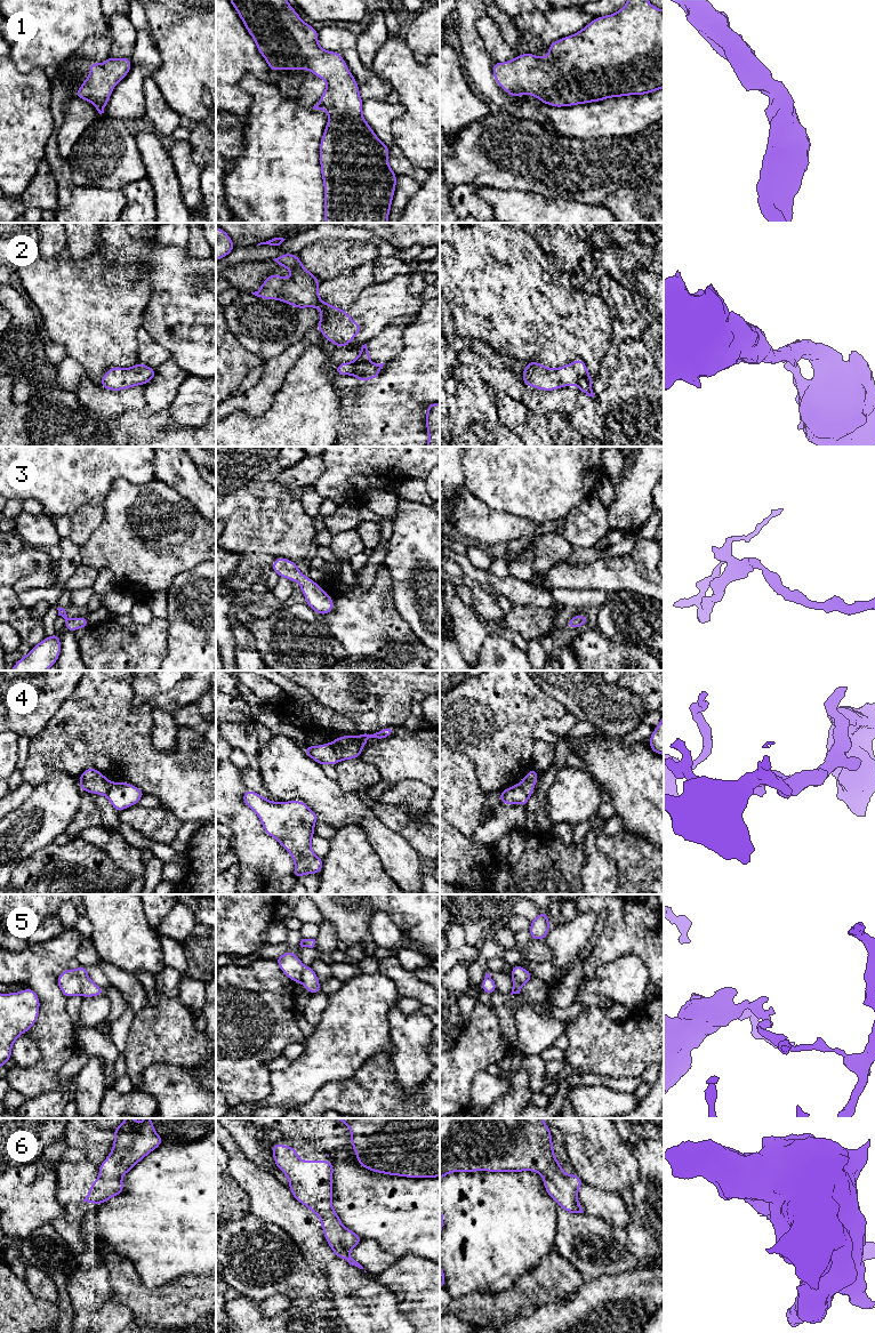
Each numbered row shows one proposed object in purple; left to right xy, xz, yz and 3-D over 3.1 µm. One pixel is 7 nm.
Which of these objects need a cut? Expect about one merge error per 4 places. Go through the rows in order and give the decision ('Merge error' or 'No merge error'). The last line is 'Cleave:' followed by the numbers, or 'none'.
1: No merge error
2: No merge error
3: No merge error
4: Merge error
5: Merge error
6: No merge error
Cleave: 4, 5

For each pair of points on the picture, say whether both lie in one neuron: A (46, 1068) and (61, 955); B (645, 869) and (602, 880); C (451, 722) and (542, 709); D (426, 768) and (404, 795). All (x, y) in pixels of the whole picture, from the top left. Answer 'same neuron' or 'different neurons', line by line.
A: same neuron
B: different neurons
C: same neuron
D: different neurons

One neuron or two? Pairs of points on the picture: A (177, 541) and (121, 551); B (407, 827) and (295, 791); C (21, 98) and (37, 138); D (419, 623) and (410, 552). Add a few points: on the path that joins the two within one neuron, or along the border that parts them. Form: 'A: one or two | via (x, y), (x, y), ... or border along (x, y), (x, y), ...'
A: one | via (163, 541), (135, 546)
B: two | border along (361, 797), (387, 827), (400, 834)
C: one | via (21, 109), (21, 122), (26, 128)
D: one | via (419, 605), (412, 591), (412, 571), (410, 569)

